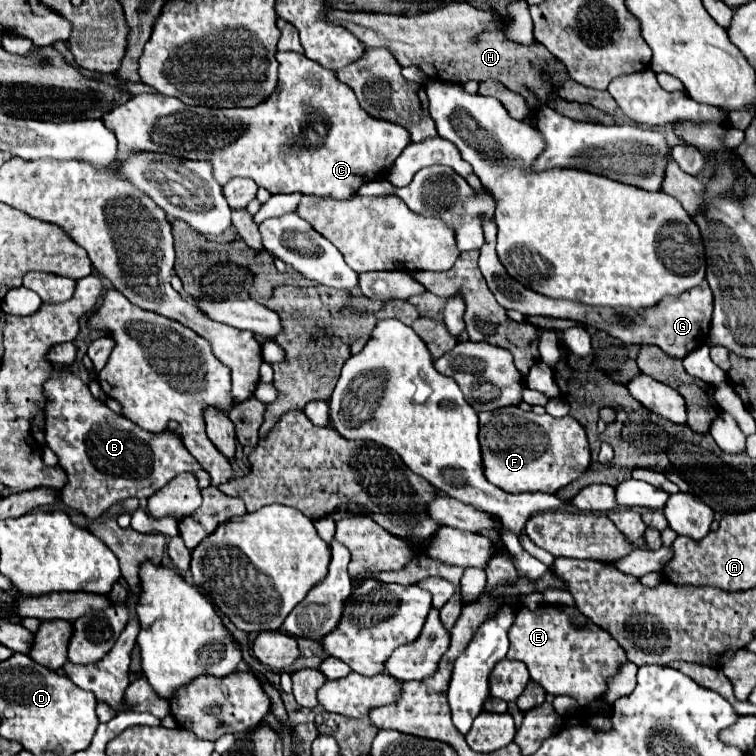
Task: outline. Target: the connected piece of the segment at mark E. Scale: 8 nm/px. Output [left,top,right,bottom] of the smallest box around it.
[509,605,627,705]

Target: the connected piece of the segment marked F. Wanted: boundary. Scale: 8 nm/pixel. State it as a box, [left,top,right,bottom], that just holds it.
[479,407,591,493]

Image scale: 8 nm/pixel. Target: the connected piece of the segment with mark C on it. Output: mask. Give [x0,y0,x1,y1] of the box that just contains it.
[103,51,411,199]

